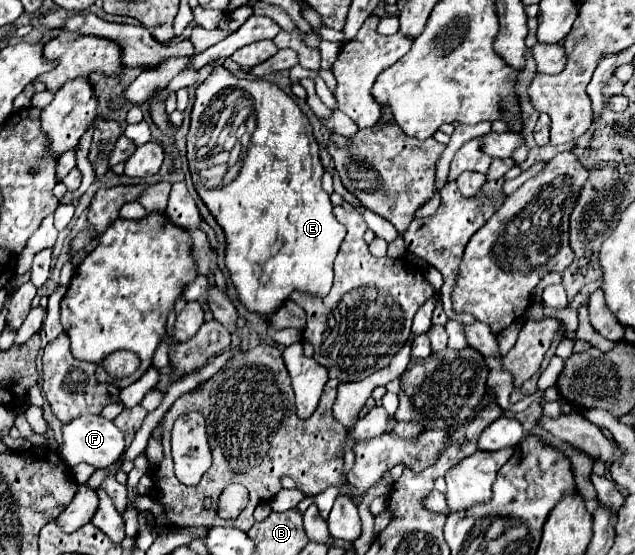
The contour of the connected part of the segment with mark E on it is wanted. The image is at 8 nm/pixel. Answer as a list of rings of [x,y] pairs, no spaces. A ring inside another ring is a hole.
[[[223,66],[213,68],[209,78],[195,88],[191,126],[187,134],[187,158],[199,196],[225,230],[225,264],[241,302],[249,310],[271,314],[293,290],[311,292],[313,296],[325,296],[331,290],[333,260],[343,242],[345,228],[335,220],[329,194],[321,188],[321,176],[325,170],[319,160],[319,146],[311,132],[311,124],[289,94],[269,80],[247,80],[235,76]],[[227,86],[243,88],[251,96],[257,114],[257,128],[245,152],[239,176],[227,186],[205,188],[199,184],[197,172],[197,139],[201,126],[209,122],[209,118],[205,118],[205,108]]]

